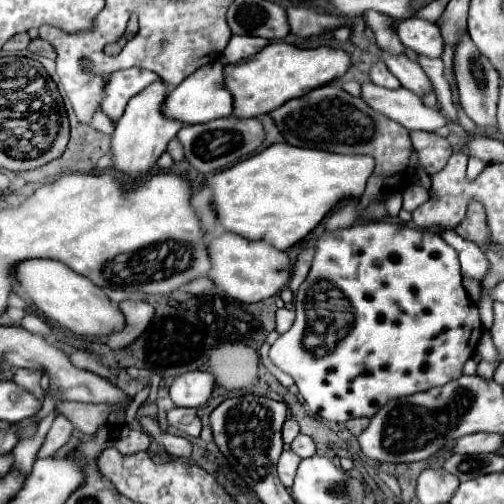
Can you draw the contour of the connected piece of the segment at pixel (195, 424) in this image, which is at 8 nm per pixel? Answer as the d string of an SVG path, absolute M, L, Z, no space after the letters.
M173 407L171 411L167 411L167 423L191 437L199 437L201 433L201 421L197 417L197 409Z

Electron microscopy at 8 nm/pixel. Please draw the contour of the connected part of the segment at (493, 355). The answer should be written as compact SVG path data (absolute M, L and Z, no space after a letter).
M483 332L477 344L477 351L481 353L481 357L483 357L483 359L495 359L495 361L497 361L497 350L493 345L493 341L489 332Z

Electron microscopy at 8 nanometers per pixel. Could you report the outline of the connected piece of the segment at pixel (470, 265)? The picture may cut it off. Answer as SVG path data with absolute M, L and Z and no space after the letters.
M443 231L441 237L459 253L459 261L461 261L463 275L481 281L485 277L487 267L489 267L483 251L475 243L461 239L455 231Z

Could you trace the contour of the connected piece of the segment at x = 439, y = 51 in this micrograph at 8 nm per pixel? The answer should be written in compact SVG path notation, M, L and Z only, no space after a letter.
M403 19L397 25L397 35L401 43L415 51L417 55L425 55L429 59L439 59L443 55L443 37L435 23L423 19Z

